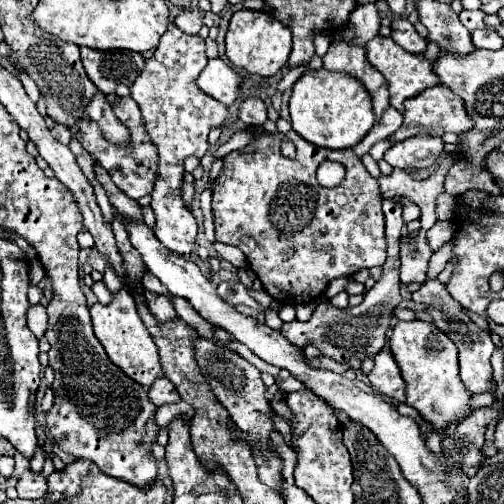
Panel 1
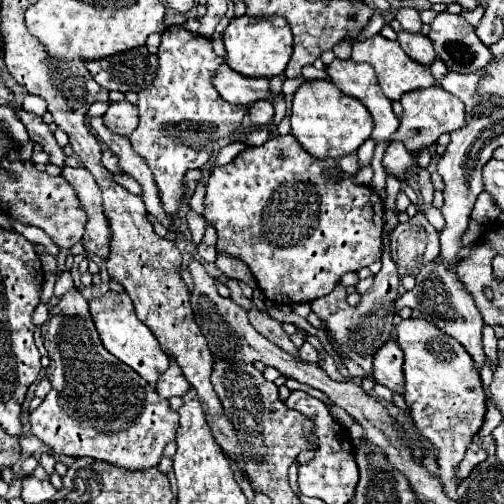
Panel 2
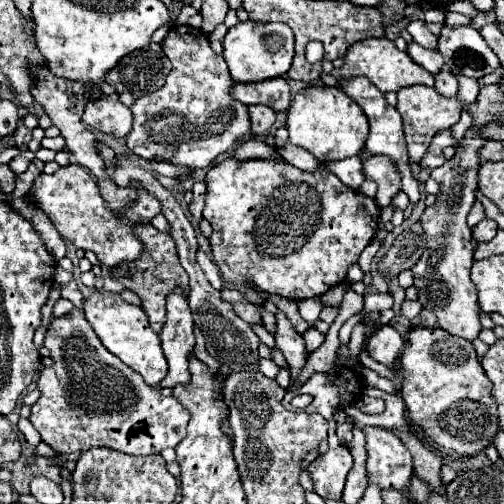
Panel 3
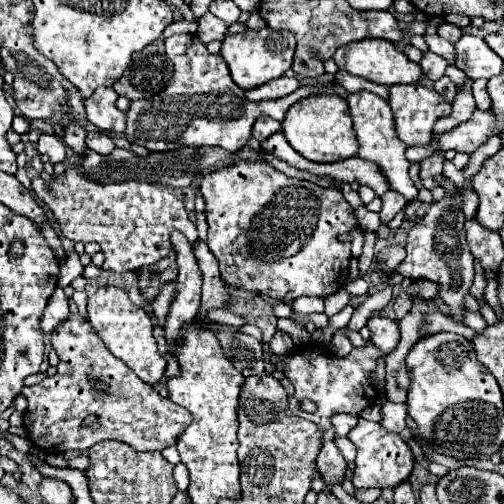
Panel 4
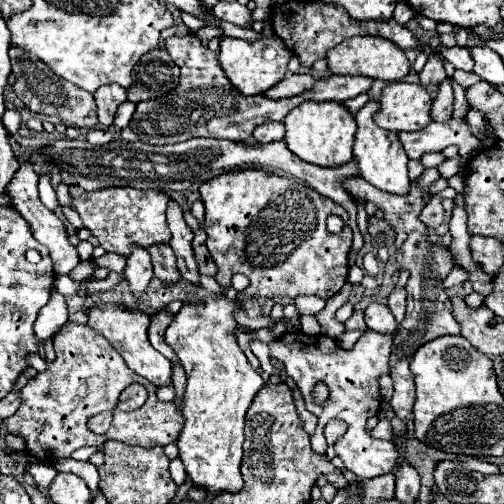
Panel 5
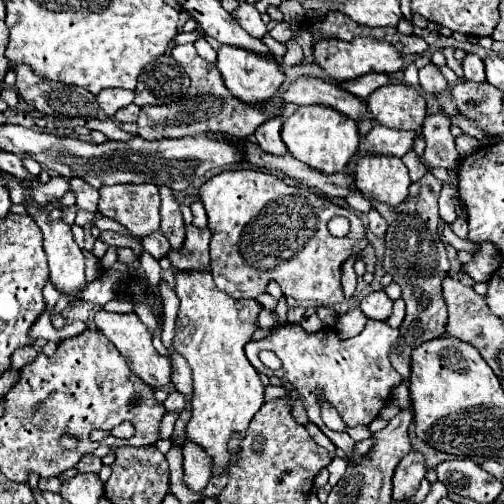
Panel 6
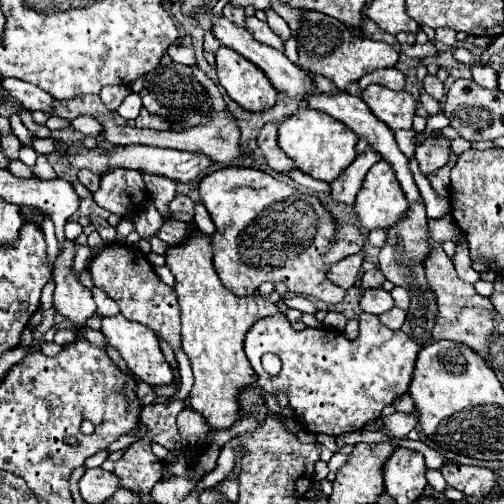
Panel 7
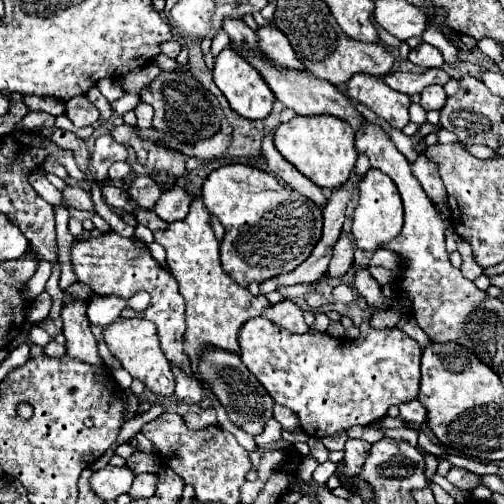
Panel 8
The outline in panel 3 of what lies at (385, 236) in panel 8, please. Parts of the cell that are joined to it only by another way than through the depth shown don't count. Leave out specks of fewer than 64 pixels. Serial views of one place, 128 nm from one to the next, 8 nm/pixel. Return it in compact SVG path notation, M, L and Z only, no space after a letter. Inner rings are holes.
M356 76L356 78L340 78L340 88L364 110L364 114L368 116L368 122L370 122L370 134L366 138L366 150L372 152L372 154L386 154L390 156L398 170L402 172L402 192L406 192L410 196L410 202L416 204L418 198L420 198L420 192L418 192L418 182L412 178L412 172L410 172L410 160L408 160L408 154L406 154L406 142L404 142L404 130L402 130L402 116L396 108L392 108L384 94L366 78L366 76Z

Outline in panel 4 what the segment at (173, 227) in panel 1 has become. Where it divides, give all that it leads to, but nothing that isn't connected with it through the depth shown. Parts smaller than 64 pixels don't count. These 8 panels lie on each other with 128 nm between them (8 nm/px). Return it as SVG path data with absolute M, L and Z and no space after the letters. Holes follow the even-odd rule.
M196 34L170 36L166 40L166 56L174 62L174 78L158 96L136 100L130 104L126 112L128 124L124 134L128 142L144 146L150 152L176 150L170 148L170 142L192 148L218 146L224 148L226 152L238 152L250 140L254 120L260 114L268 114L274 120L282 122L288 108L294 102L312 94L328 92L324 86L322 88L300 86L296 92L278 100L264 100L264 102L244 100L244 90L240 90L240 86L232 82L224 58L220 54L212 56Z

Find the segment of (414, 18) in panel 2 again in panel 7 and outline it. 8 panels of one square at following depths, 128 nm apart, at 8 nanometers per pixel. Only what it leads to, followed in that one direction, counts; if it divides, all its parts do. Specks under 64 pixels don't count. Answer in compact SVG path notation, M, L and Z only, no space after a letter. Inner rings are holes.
M480 64L480 66L472 66L472 80L484 88L496 88L496 70L486 66L486 64Z

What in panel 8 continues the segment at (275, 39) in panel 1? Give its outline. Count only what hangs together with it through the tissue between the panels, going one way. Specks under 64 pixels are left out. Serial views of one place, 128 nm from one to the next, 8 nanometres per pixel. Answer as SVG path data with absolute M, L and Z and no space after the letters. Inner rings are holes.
M224 48L216 56L214 82L222 90L222 94L228 98L232 110L236 110L240 116L244 116L248 120L262 120L262 118L266 118L270 114L272 104L274 104L272 90L268 88L268 84L260 76L260 72L256 72L256 68L252 68L252 64L248 64L236 50Z

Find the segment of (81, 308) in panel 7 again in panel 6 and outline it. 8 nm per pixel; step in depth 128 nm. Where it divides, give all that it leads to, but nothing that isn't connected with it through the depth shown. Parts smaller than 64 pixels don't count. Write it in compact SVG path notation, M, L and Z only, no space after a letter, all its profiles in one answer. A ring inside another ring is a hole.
M26 204L28 214L44 234L44 252L48 256L50 280L62 294L74 294L84 286L84 256L74 242L72 230L64 220L52 220L44 208Z

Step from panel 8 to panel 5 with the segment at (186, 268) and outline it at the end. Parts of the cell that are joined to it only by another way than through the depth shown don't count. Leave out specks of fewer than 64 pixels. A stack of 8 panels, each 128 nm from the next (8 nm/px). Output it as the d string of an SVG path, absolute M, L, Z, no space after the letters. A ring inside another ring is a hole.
M220 296L216 300L208 298L206 304L188 304L174 316L172 324L166 330L166 344L176 352L186 372L186 390L182 396L182 414L186 416L184 430L180 432L176 446L180 450L180 460L186 466L186 472L192 480L192 486L206 490L206 494L222 494L222 492L240 492L242 476L240 476L240 460L242 460L242 442L244 442L244 416L248 406L252 404L256 392L264 386L260 374L250 366L246 354L240 350L236 336L232 330L236 328L234 310L240 306L238 300L228 300Z

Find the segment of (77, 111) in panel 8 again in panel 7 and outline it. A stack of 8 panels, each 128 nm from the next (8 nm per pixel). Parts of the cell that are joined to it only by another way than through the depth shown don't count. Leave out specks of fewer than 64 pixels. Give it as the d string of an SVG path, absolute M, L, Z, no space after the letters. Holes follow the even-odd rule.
M78 116L72 120L72 126L82 132L84 136L100 136L102 134L102 126L98 120L94 120L92 116Z

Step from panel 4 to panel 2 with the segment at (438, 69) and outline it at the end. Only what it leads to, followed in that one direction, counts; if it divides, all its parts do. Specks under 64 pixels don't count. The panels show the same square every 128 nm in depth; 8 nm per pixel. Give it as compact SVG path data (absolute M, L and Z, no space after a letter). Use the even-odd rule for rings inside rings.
M400 30L398 32L398 42L402 46L402 50L416 62L424 64L424 66L430 66L432 60L436 58L436 52L432 48L432 42L422 36L422 34L412 34L412 32L404 32Z

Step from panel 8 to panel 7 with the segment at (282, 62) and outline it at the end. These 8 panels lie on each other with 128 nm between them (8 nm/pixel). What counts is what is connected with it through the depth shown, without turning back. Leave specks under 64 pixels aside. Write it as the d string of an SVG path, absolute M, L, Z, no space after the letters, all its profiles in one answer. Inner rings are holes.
M248 16L248 18L246 18L246 22L244 22L244 26L246 26L246 30L248 30L248 32L258 40L258 42L262 42L262 44L266 44L266 46L272 46L272 48L282 50L284 40L282 40L282 38L278 38L278 36L270 30L270 26L268 26L266 22L260 22L256 16Z

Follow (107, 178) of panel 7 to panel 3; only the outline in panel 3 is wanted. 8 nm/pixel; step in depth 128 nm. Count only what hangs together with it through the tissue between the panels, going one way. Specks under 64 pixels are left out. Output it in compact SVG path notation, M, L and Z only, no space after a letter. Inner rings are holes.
M64 166L56 174L42 174L34 180L30 196L38 208L46 212L62 238L70 240L80 250L92 250L98 256L102 266L118 266L124 260L136 260L142 254L142 242L132 234L136 224L150 222L156 214L160 214L160 202L148 194L140 184L132 182L138 190L138 200L132 208L122 212L110 212L98 192L98 186L90 172L82 166ZM198 250L196 260L198 260L200 268L204 270L204 274L208 276L208 282L210 282L216 290L222 290L222 276L220 276L220 270L216 268L216 264L214 264L202 250Z

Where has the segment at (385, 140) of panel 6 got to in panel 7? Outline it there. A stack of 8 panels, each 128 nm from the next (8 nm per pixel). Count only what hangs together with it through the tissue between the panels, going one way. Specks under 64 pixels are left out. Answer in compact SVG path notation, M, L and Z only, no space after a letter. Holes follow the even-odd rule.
M366 146L366 150L362 154L358 154L356 160L344 172L340 172L340 176L330 184L332 186L332 198L336 202L354 204L356 194L362 188L366 172L378 160L380 160L380 156L376 156L376 152L372 152L372 146Z

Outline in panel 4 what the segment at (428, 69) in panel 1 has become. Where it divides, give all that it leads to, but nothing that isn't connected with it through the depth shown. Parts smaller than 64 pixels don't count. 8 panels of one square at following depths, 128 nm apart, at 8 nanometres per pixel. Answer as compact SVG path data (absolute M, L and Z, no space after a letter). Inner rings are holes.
M368 38L368 40L358 40L358 42L352 42L348 46L340 46L334 54L334 60L338 64L340 70L346 70L350 74L356 74L356 76L362 76L362 78L368 78L376 84L384 84L384 86L394 86L394 84L416 84L420 80L424 80L424 72L418 64L410 62L404 52L396 50L396 46L388 40L374 40L374 38Z

